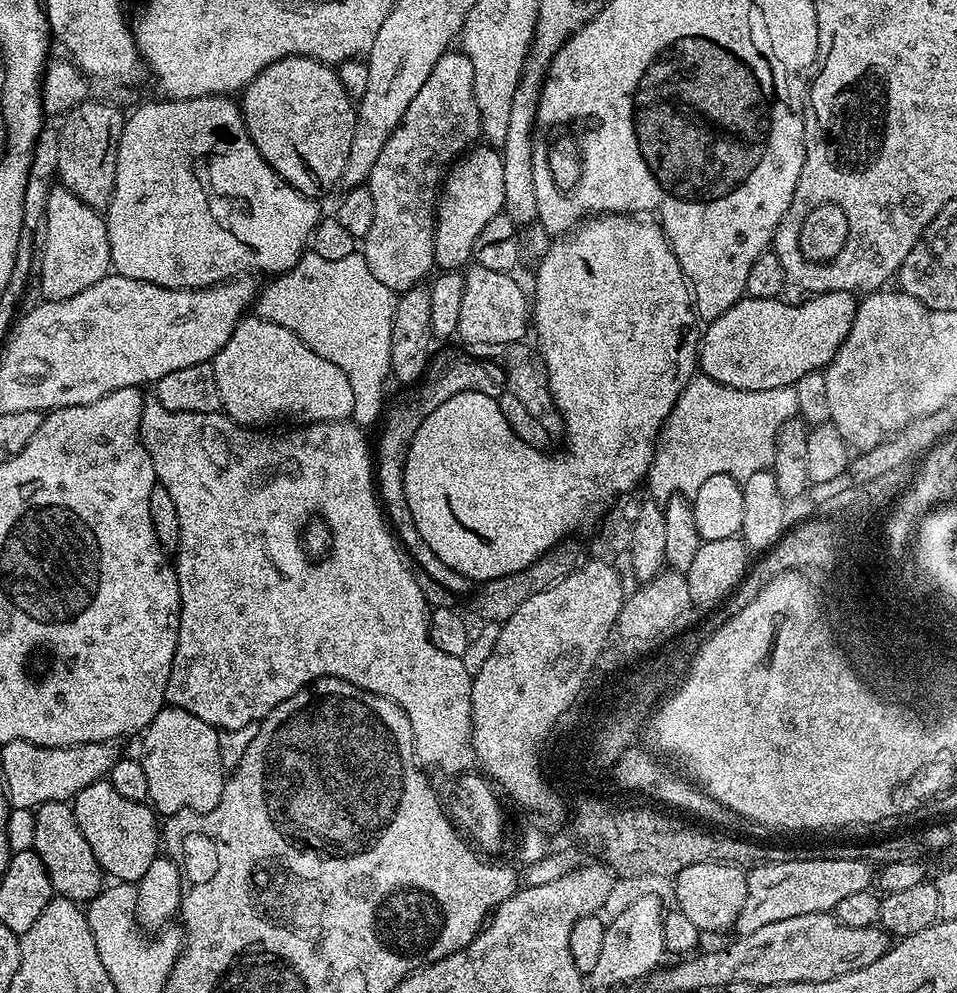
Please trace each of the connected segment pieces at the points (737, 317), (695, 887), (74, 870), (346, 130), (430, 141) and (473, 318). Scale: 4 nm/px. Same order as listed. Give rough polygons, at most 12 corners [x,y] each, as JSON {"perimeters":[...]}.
{"perimeters":[[[851,292],[783,304],[748,296],[711,321],[698,368],[738,390],[795,385],[828,367],[804,310],[856,312]],[[702,862],[674,877],[675,907],[724,932],[746,902],[745,869]],[[71,803],[35,809],[32,851],[53,893],[95,898],[106,876]],[[287,56],[242,90],[258,154],[304,196],[337,187],[356,104]],[[438,58],[366,181],[370,274],[437,267],[446,166],[481,139],[474,68]],[[464,272],[458,336],[521,343],[530,300],[515,275]]]}

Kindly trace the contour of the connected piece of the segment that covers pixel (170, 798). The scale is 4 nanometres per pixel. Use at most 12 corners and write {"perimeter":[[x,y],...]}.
{"perimeter":[[165,706],[138,756],[161,817],[209,812],[220,732]]}

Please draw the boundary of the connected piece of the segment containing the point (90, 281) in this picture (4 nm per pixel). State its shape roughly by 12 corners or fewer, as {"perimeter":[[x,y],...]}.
{"perimeter":[[66,187],[44,214],[44,300],[112,268],[105,217]]}

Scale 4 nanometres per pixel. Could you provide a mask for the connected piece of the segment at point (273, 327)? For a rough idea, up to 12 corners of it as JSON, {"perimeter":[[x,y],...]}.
{"perimeter":[[245,315],[210,363],[238,424],[347,420],[350,378]]}

